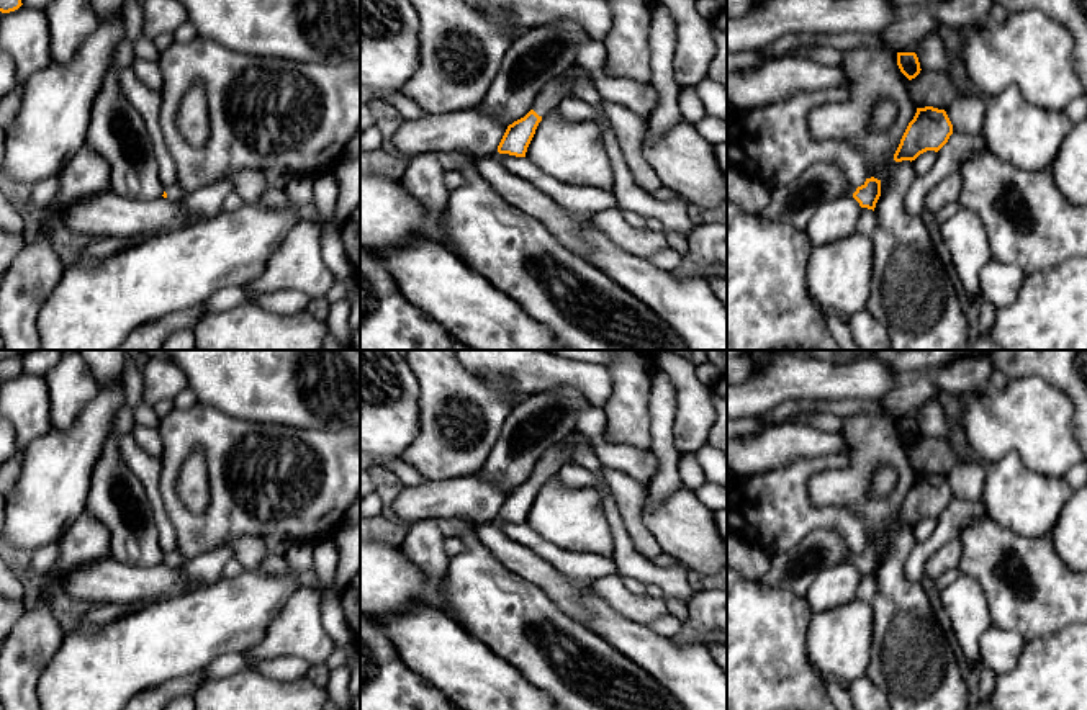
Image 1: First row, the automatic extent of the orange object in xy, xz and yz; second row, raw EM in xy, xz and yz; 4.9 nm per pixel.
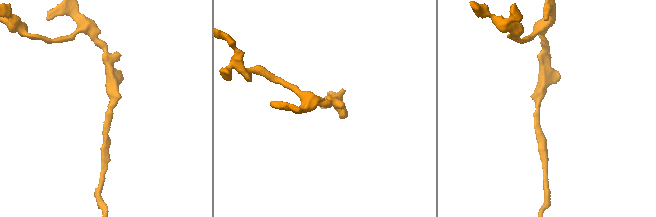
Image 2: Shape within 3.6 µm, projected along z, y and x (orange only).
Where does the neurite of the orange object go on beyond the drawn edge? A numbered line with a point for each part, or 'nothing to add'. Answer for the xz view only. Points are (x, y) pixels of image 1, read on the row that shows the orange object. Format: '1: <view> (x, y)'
1: xz (547, 100)

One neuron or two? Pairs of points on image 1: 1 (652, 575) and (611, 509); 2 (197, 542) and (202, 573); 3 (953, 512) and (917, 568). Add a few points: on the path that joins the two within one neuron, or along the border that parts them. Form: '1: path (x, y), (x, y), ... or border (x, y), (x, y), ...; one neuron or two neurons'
1: path (635, 561), (624, 550), (617, 525); one neuron
2: border (221, 543), (197, 553), (187, 561); two neurons
3: path (948, 525), (920, 555); one neuron

